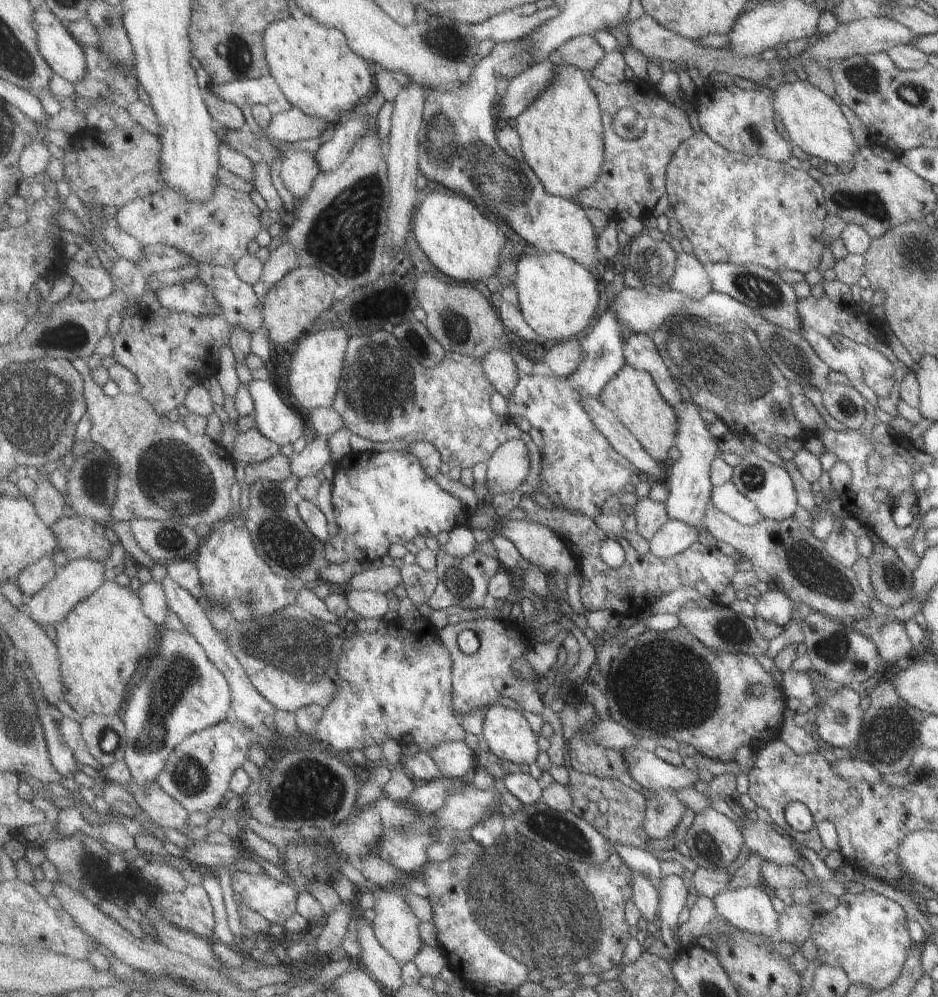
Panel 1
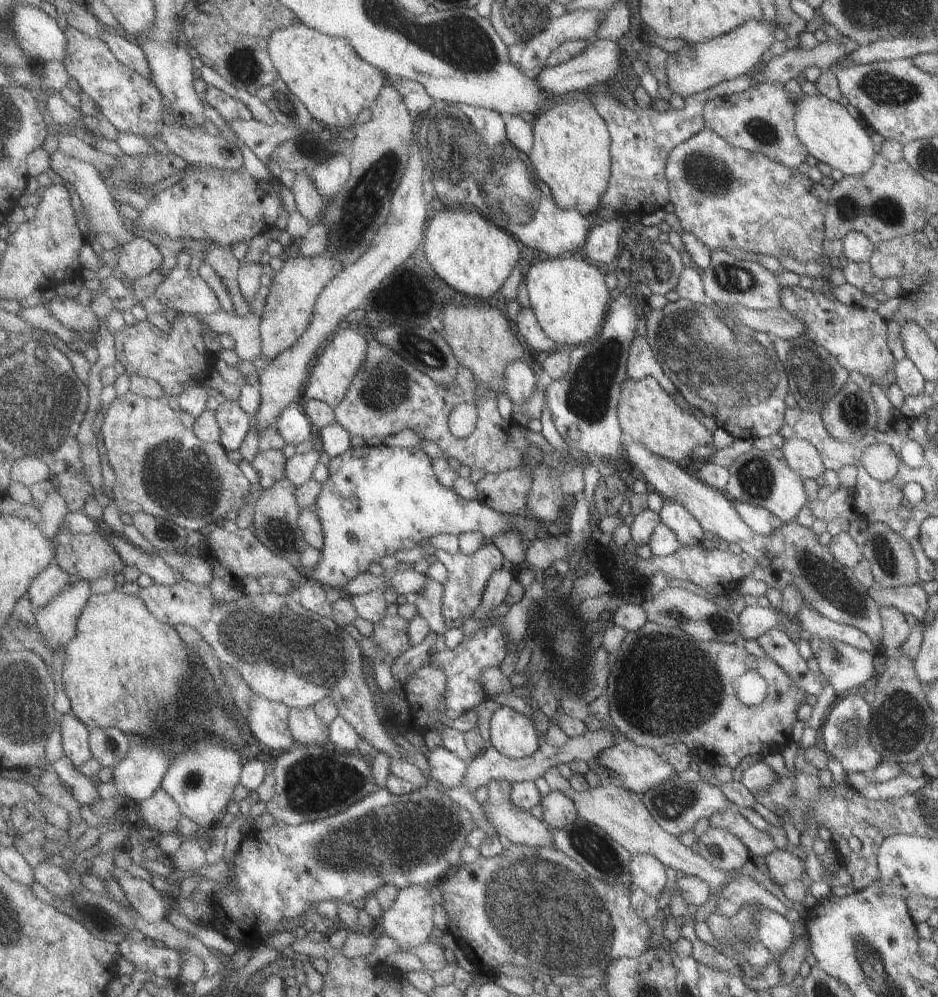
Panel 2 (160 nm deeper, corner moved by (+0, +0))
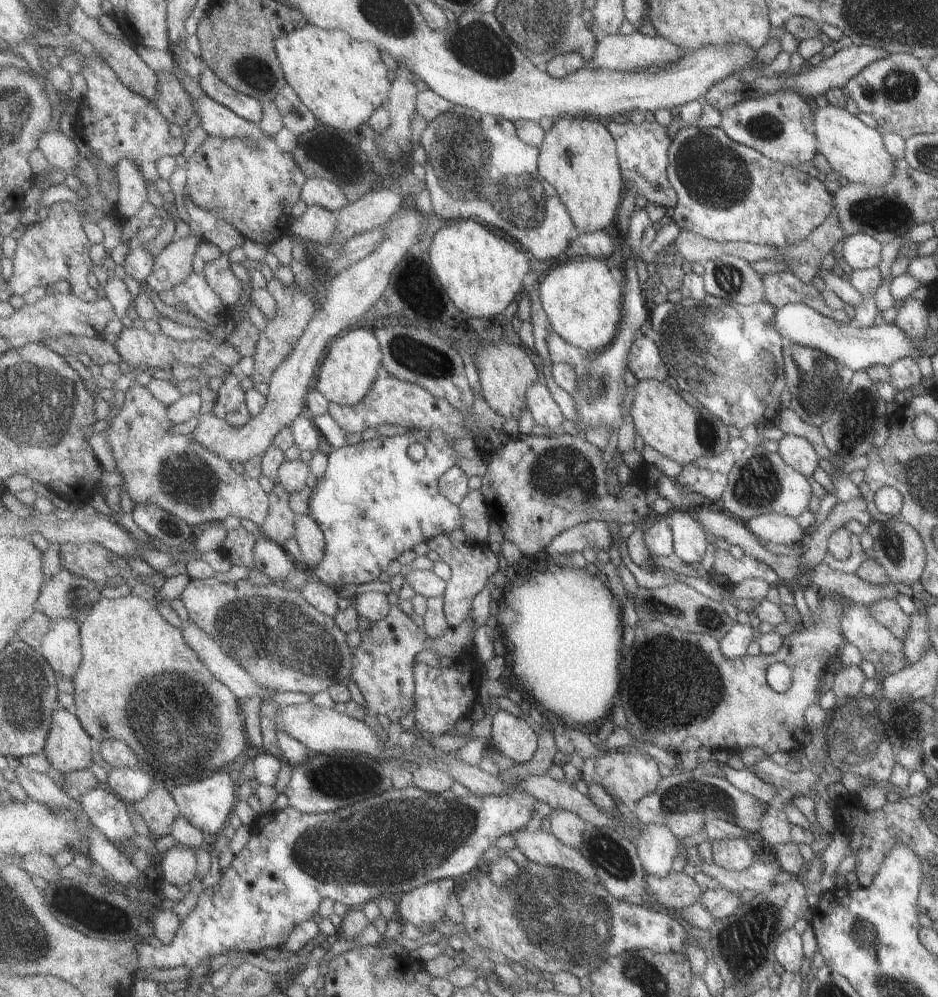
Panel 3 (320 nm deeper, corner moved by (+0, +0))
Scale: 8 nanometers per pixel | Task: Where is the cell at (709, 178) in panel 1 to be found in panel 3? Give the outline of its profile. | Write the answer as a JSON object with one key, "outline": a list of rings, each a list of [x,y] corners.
{"outline":[[[683,125],[670,146],[668,175],[679,202],[672,218],[681,229],[723,241],[745,241],[758,245],[784,247],[803,241],[835,209],[832,195],[823,183],[797,167],[774,161],[761,151],[735,142],[719,127]]]}

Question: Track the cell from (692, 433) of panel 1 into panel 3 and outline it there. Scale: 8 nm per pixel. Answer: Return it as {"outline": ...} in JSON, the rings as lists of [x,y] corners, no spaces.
{"outline":[[[671,508],[665,516],[674,534],[674,553],[687,565],[697,565],[698,568],[707,560],[705,553],[708,552],[709,544],[707,543],[707,536],[705,536],[706,530],[693,516],[693,510],[677,512],[677,509],[681,511],[681,508]]]}

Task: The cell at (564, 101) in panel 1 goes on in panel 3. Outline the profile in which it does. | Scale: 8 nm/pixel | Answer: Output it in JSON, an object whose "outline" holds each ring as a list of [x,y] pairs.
{"outline":[[[583,115],[554,120],[540,146],[539,172],[551,183],[572,215],[576,231],[581,234],[605,231],[615,218],[626,192],[624,174],[618,157],[616,138],[599,119]]]}

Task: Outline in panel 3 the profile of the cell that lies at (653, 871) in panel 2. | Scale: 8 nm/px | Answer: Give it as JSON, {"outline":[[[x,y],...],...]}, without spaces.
{"outline":[[[650,824],[642,828],[637,838],[647,874],[662,877],[669,874],[675,856],[680,854],[681,839],[666,824]]]}

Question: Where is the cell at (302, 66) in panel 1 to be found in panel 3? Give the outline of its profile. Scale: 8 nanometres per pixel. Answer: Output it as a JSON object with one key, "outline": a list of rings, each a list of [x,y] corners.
{"outline":[[[308,23],[276,42],[286,82],[324,125],[344,131],[358,131],[375,110],[385,107],[392,81],[378,46],[354,39],[347,31],[324,29]]]}

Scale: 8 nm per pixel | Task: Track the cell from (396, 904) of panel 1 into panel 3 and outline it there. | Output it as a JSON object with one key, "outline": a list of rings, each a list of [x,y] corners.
{"outline":[[[454,878],[428,882],[410,890],[397,899],[397,917],[403,924],[413,924],[417,929],[423,925],[439,922],[445,918],[447,900],[455,890]]]}

